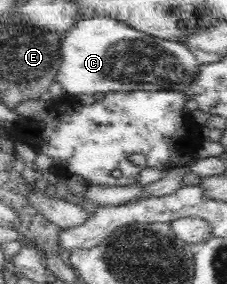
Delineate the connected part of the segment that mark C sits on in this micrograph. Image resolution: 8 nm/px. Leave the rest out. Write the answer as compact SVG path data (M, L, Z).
M108 17L79 19L63 35L60 48L60 64L55 81L61 85L65 98L74 100L77 95L95 95L111 91L178 91L188 89L198 72L196 57L181 43L141 33L121 21Z

